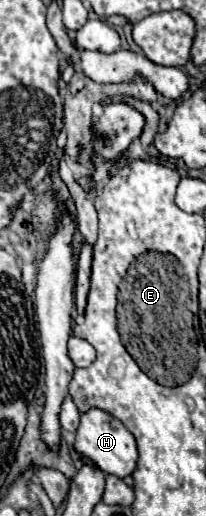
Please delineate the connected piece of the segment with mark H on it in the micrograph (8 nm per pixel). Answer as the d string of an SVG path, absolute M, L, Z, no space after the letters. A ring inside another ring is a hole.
M90 409L88 413L80 415L80 427L76 431L74 447L84 457L92 459L92 463L98 465L108 475L128 477L136 471L136 457L138 457L136 439L132 437L132 433L128 433L128 429L124 429L120 421L116 421L116 417L112 417L102 409Z

